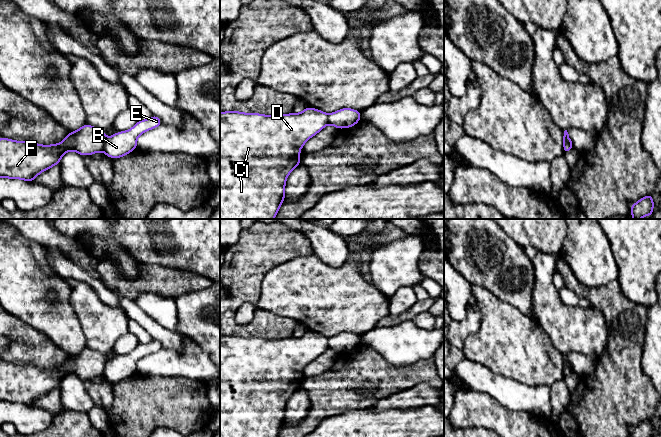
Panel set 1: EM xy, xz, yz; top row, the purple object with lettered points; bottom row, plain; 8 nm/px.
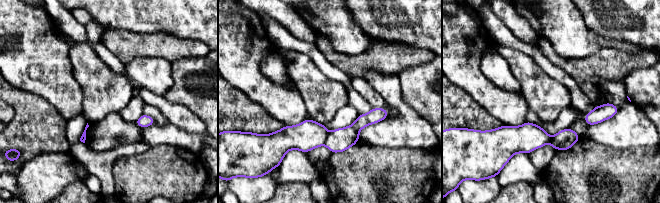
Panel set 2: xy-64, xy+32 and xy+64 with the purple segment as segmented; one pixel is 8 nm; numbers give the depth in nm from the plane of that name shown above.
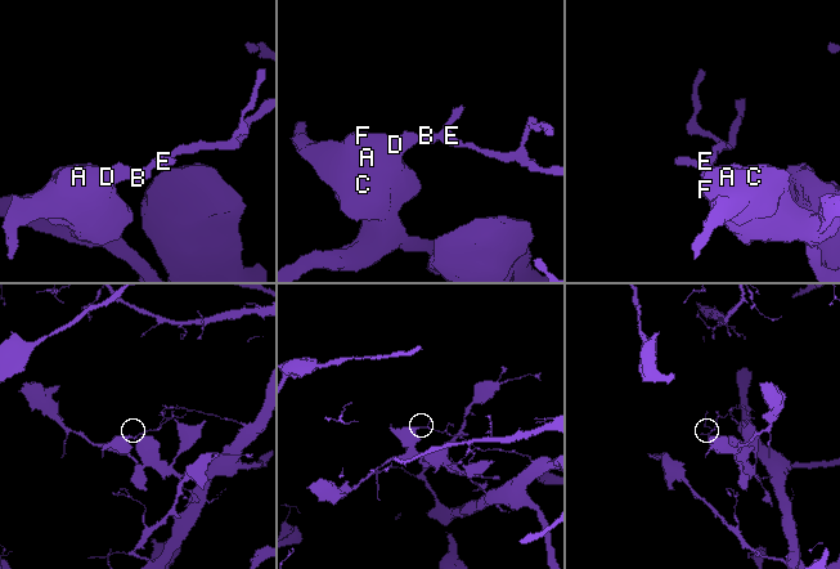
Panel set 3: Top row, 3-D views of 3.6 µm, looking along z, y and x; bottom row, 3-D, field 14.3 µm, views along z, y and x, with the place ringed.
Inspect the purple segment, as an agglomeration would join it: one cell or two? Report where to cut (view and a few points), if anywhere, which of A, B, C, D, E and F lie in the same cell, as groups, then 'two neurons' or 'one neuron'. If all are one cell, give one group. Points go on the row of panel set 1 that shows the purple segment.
cut xy (106, 139), (102, 149); groups A C D F / B E; two neurons

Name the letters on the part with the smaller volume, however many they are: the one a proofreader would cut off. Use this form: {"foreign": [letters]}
{"foreign": ["A", "C", "D", "F"]}

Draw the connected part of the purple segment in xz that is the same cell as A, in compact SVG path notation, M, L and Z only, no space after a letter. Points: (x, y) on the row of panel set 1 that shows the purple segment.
M307 106L301 113L220 113L220 219L274 219L285 200L288 175L301 164L300 149L328 125L328 114Z

